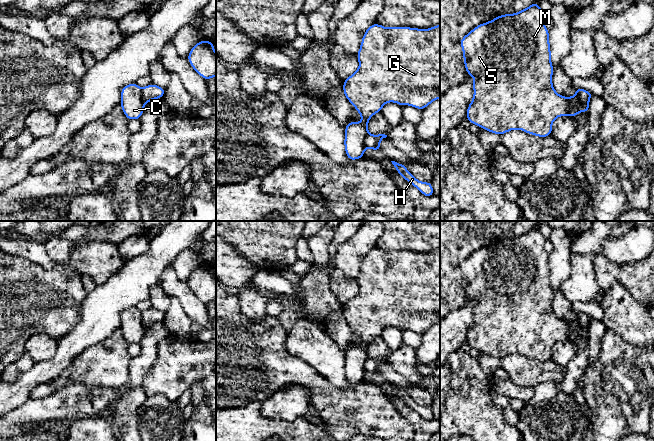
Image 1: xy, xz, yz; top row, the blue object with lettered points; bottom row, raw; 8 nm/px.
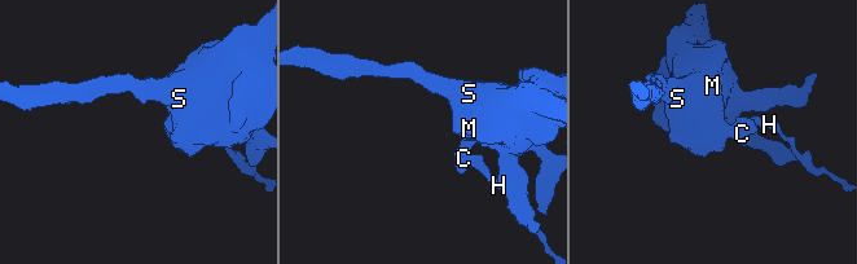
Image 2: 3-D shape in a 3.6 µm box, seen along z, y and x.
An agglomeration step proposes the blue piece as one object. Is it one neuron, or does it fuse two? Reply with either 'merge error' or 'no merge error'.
merge error

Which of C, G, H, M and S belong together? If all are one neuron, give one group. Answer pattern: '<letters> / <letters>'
C G M S / H

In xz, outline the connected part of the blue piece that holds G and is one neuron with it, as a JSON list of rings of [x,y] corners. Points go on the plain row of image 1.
[[[377,247],[364,257],[357,277],[359,292],[343,306],[343,316],[356,332],[362,346],[345,350],[344,370],[347,382],[363,382],[368,346],[388,326],[423,334],[440,322],[440,248],[429,253],[387,252]]]

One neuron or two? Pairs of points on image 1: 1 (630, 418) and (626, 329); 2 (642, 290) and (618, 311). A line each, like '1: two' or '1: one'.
1: two
2: two

